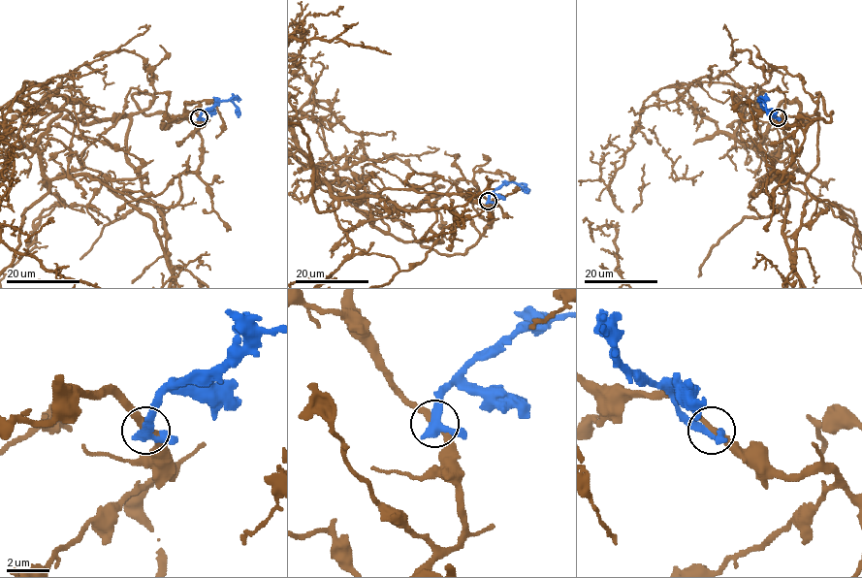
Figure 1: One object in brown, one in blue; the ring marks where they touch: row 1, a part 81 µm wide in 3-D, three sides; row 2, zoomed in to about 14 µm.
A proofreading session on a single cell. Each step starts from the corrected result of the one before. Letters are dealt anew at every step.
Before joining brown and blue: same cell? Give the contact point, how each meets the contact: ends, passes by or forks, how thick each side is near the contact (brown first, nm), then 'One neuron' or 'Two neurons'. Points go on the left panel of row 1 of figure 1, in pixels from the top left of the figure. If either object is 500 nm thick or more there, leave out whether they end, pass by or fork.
Place: (199, 117). At the ring brown passes by. At the ring blue passes by. Thickness 280 nm (brown) against 400 nm. Two neurons

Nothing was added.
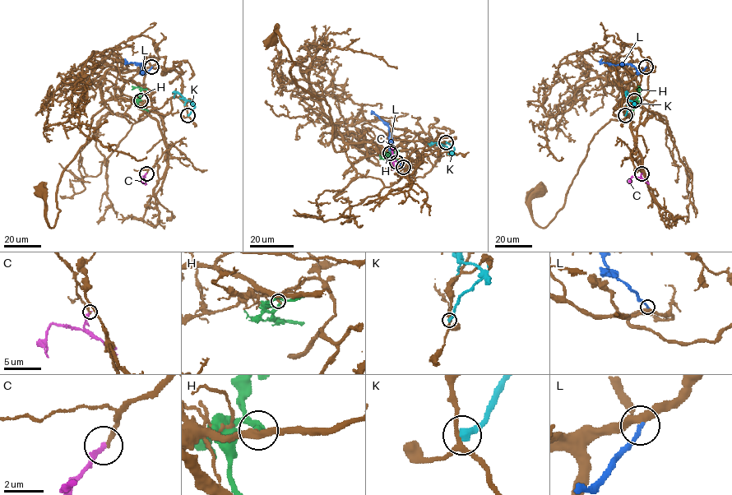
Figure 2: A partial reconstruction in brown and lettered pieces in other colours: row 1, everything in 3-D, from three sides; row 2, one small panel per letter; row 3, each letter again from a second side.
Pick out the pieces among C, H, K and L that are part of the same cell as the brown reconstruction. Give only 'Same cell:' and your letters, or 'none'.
Same cell: L

